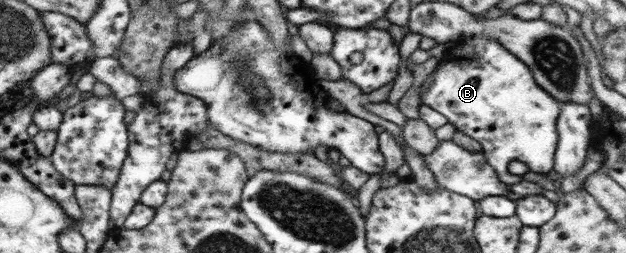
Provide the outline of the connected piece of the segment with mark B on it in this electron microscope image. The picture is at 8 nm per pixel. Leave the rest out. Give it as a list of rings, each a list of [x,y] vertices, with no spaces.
[[[473,35],[455,43],[455,47],[440,59],[437,70],[432,73],[431,86],[420,94],[422,104],[442,113],[458,132],[480,143],[481,153],[486,156],[487,163],[496,171],[502,183],[510,179],[507,168],[511,161],[526,164],[530,172],[550,175],[559,141],[557,122],[561,113],[560,103],[534,81],[531,69],[522,60],[495,39]]]

